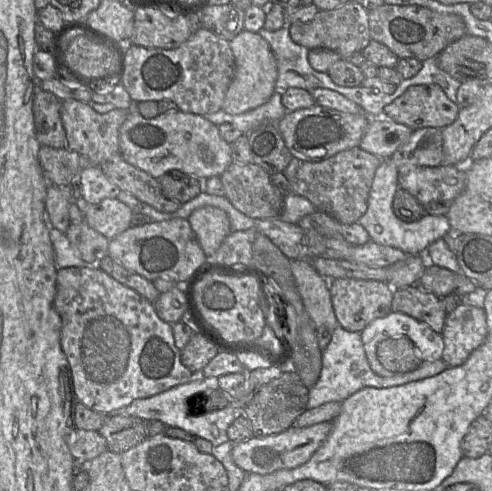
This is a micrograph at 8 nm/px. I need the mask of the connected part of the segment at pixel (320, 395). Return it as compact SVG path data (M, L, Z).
M340 325L332 330L332 338L322 351L322 368L318 381L309 389L307 409L318 407L327 402L343 402L345 399L366 387L387 388L403 385L411 381L435 376L445 369L443 360L425 361L410 372L397 373L394 376L381 376L375 373L368 362L360 332L349 331Z

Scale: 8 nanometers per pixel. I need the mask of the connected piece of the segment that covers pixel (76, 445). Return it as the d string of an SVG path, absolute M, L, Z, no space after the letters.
M74 428L67 435L66 443L78 463L91 460L108 450L106 440L97 431Z

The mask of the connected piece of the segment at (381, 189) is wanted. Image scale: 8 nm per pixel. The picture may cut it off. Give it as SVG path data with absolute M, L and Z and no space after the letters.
M382 159L375 172L371 186L367 211L358 220L370 236L370 241L398 248L409 255L423 255L429 245L443 238L451 230L446 216L426 214L419 220L406 222L399 219L393 211L393 199L399 189L399 171L391 159Z

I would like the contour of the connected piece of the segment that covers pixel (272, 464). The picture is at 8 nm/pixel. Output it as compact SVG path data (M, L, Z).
M321 422L308 427L291 426L278 434L251 438L233 443L232 457L234 462L246 473L261 475L271 474L278 470L296 468L306 463L326 440L333 428L333 422Z

